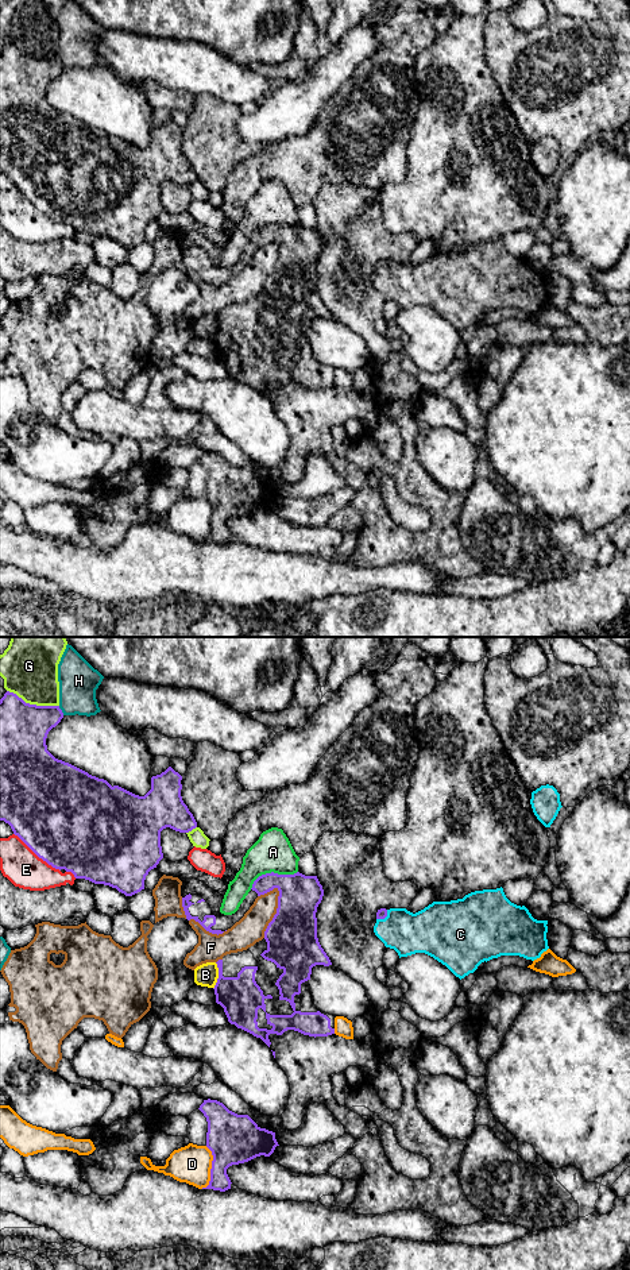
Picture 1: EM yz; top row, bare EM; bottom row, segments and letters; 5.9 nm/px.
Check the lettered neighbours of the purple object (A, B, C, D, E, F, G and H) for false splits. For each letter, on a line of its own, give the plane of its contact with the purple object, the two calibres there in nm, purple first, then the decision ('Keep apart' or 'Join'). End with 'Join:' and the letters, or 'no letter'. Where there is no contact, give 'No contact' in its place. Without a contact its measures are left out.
A: Touches purple in yz. Thickness 240 nm (purple) against 240 nm. Keep apart
B: Touches purple in yz. Thickness 240 nm (purple) against 140 nm. Keep apart
C: Touches purple in yz. Thickness 60 nm (purple) against 240 nm. Join
D: Touches purple in yz. Thickness 300 nm (purple) against 220 nm. Keep apart
E: Touches purple in yz. Thickness 500 nm (purple) against 220 nm. Keep apart
F: Touches purple in yz. Thickness 300 nm (purple) against 170 nm. Keep apart
G: Touches purple in yz. Thickness 280 nm (purple) against 300 nm. Keep apart
H: Touches purple in yz. Thickness 280 nm (purple) against 240 nm. Keep apart
Join: C

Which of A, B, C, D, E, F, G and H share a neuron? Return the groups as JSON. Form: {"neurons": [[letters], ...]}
{"neurons": [["A"], ["B"], ["C"], ["D"], ["E"], ["F"], ["G"], ["H"]]}

